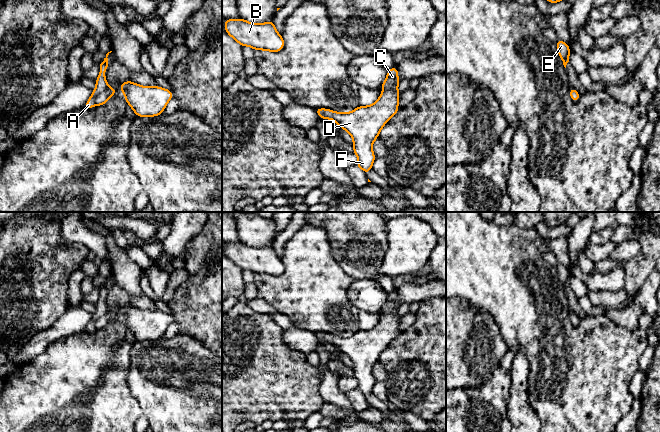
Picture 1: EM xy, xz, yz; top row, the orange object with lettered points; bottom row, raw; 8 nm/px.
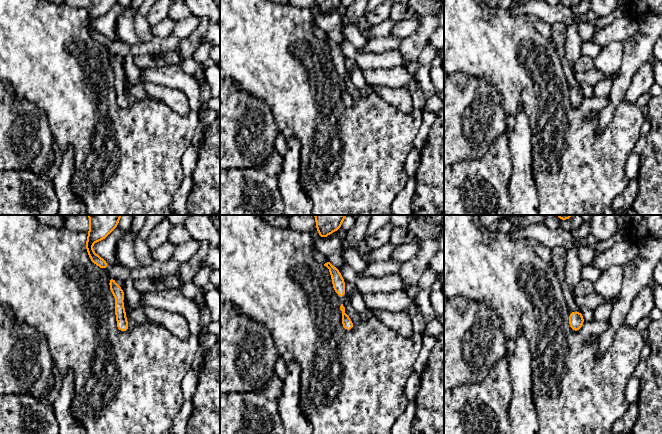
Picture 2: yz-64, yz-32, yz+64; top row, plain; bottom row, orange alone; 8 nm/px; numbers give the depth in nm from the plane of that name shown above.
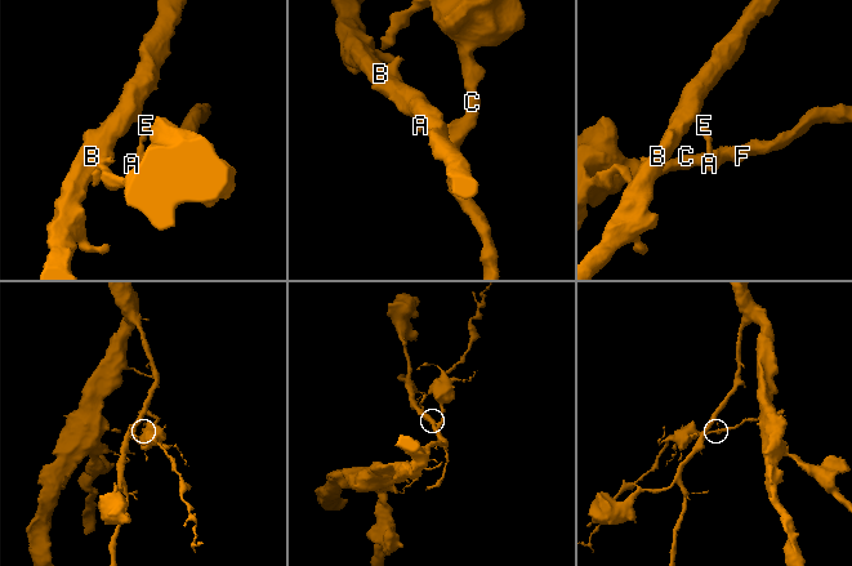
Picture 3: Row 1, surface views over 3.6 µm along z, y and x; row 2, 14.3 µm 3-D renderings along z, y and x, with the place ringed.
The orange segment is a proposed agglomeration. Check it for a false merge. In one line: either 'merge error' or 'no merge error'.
no merge error

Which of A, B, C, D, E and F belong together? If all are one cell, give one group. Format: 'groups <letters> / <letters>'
groups A B C D E F

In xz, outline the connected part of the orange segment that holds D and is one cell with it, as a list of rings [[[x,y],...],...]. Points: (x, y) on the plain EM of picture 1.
[[[397,289],[387,295],[378,324],[369,330],[359,330],[351,336],[340,337],[331,333],[315,332],[316,337],[322,343],[331,343],[347,355],[353,361],[353,376],[358,380],[356,391],[367,398],[373,390],[376,382],[372,375],[373,366],[387,345],[398,334],[400,317],[398,316]]]

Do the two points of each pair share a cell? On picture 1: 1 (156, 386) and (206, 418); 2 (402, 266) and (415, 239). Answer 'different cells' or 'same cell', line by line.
1: same cell
2: same cell

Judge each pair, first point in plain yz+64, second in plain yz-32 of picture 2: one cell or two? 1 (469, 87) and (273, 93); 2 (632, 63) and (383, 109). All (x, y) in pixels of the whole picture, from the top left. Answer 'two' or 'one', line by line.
1: two
2: two

